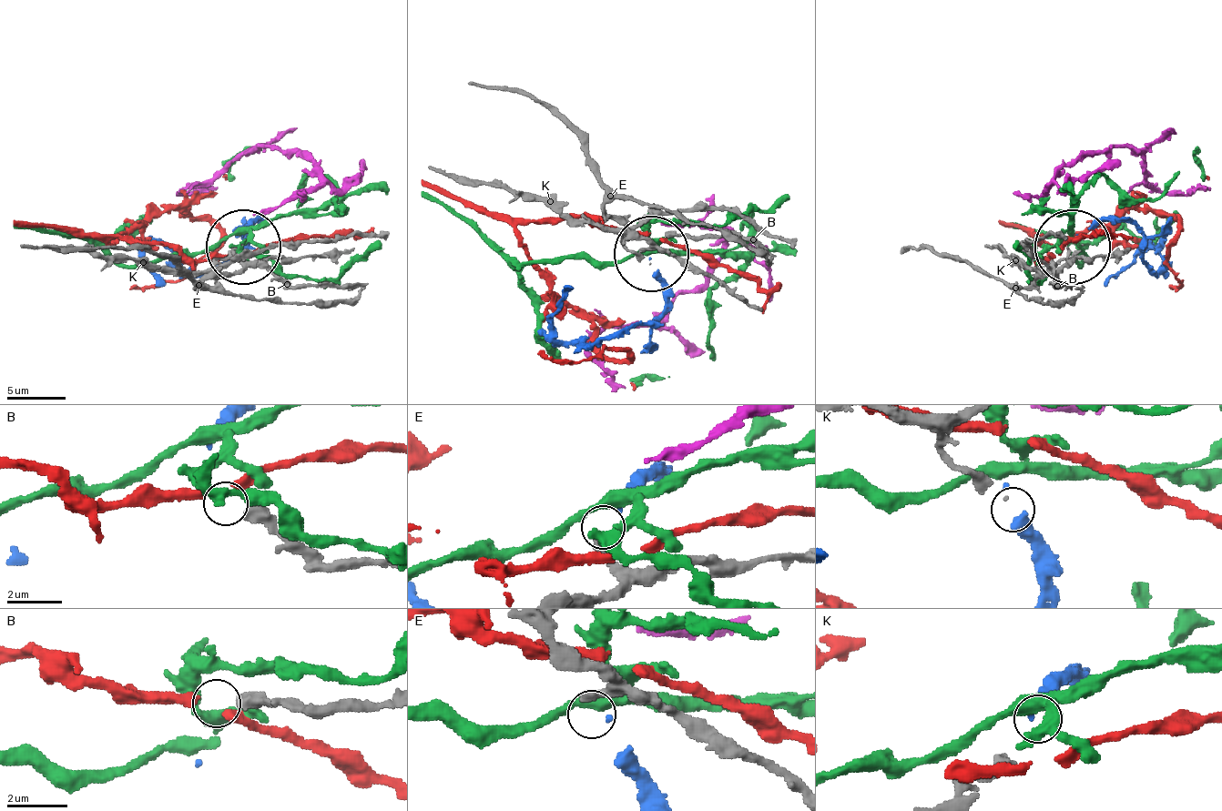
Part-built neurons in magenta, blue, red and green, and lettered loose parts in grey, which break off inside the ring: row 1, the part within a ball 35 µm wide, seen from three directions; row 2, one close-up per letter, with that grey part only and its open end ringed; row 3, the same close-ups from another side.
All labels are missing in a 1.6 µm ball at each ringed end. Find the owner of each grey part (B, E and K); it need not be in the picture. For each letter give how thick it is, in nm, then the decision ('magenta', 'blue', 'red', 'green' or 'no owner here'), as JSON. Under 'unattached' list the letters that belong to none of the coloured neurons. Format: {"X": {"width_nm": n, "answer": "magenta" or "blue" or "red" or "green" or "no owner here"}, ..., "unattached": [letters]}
{"B": {"width_nm": 480, "answer": "red"}, "E": {"width_nm": 300, "answer": "blue"}, "K": {"width_nm": 60, "answer": "no owner here"}, "unattached": ["K"]}

